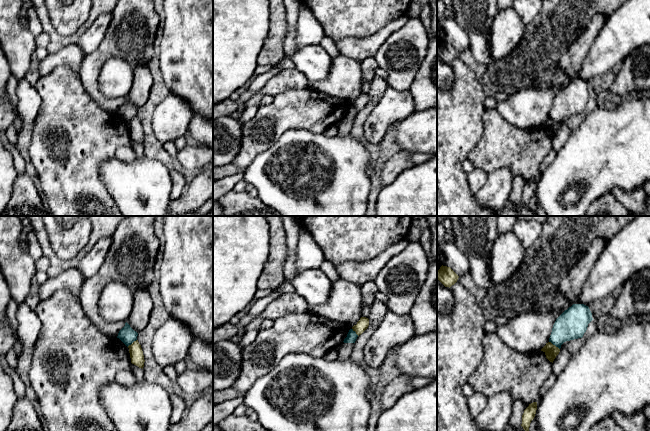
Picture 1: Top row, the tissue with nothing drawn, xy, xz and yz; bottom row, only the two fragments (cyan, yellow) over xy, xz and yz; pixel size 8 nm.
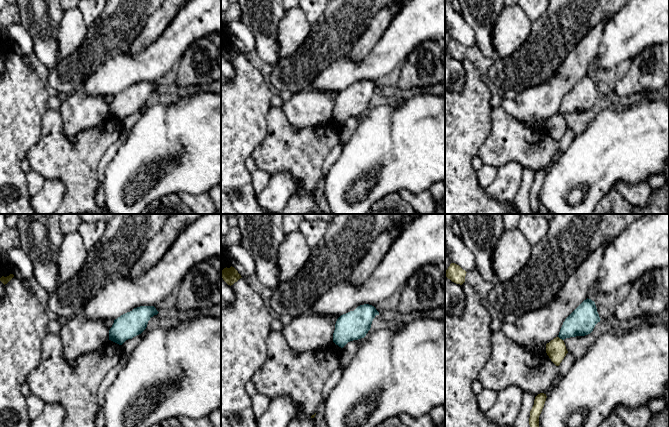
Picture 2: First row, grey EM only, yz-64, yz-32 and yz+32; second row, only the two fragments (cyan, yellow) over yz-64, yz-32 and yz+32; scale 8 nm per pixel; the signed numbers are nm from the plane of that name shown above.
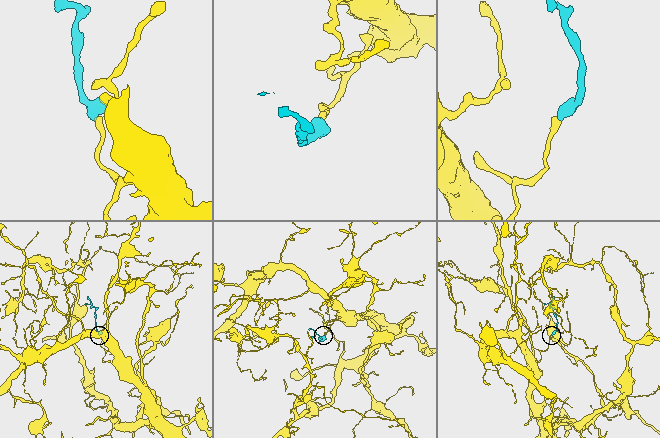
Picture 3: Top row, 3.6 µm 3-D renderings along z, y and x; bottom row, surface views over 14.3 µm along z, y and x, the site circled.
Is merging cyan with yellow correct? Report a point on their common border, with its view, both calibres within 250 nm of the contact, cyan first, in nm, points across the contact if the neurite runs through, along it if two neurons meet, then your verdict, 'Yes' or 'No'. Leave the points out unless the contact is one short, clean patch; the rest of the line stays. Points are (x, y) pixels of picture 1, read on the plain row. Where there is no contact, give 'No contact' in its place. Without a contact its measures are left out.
Touches cyan at yz (554, 120). Thickness 240 nm (cyan) against 110 nm. Boundary: yz (549, 117), (559, 125). No

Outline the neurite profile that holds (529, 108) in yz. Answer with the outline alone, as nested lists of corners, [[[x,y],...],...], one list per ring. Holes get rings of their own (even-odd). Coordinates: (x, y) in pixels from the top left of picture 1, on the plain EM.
[[[564,87],[526,88],[498,102],[496,111],[510,125],[523,130],[541,126],[548,118],[556,95]]]

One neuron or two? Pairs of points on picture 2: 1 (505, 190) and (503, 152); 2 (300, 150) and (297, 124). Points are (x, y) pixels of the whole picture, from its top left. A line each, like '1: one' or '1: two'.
1: two
2: two

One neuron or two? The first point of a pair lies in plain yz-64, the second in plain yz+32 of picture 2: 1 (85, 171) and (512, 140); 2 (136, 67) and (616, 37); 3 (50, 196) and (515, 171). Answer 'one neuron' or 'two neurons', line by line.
1: one neuron
2: one neuron
3: one neuron

